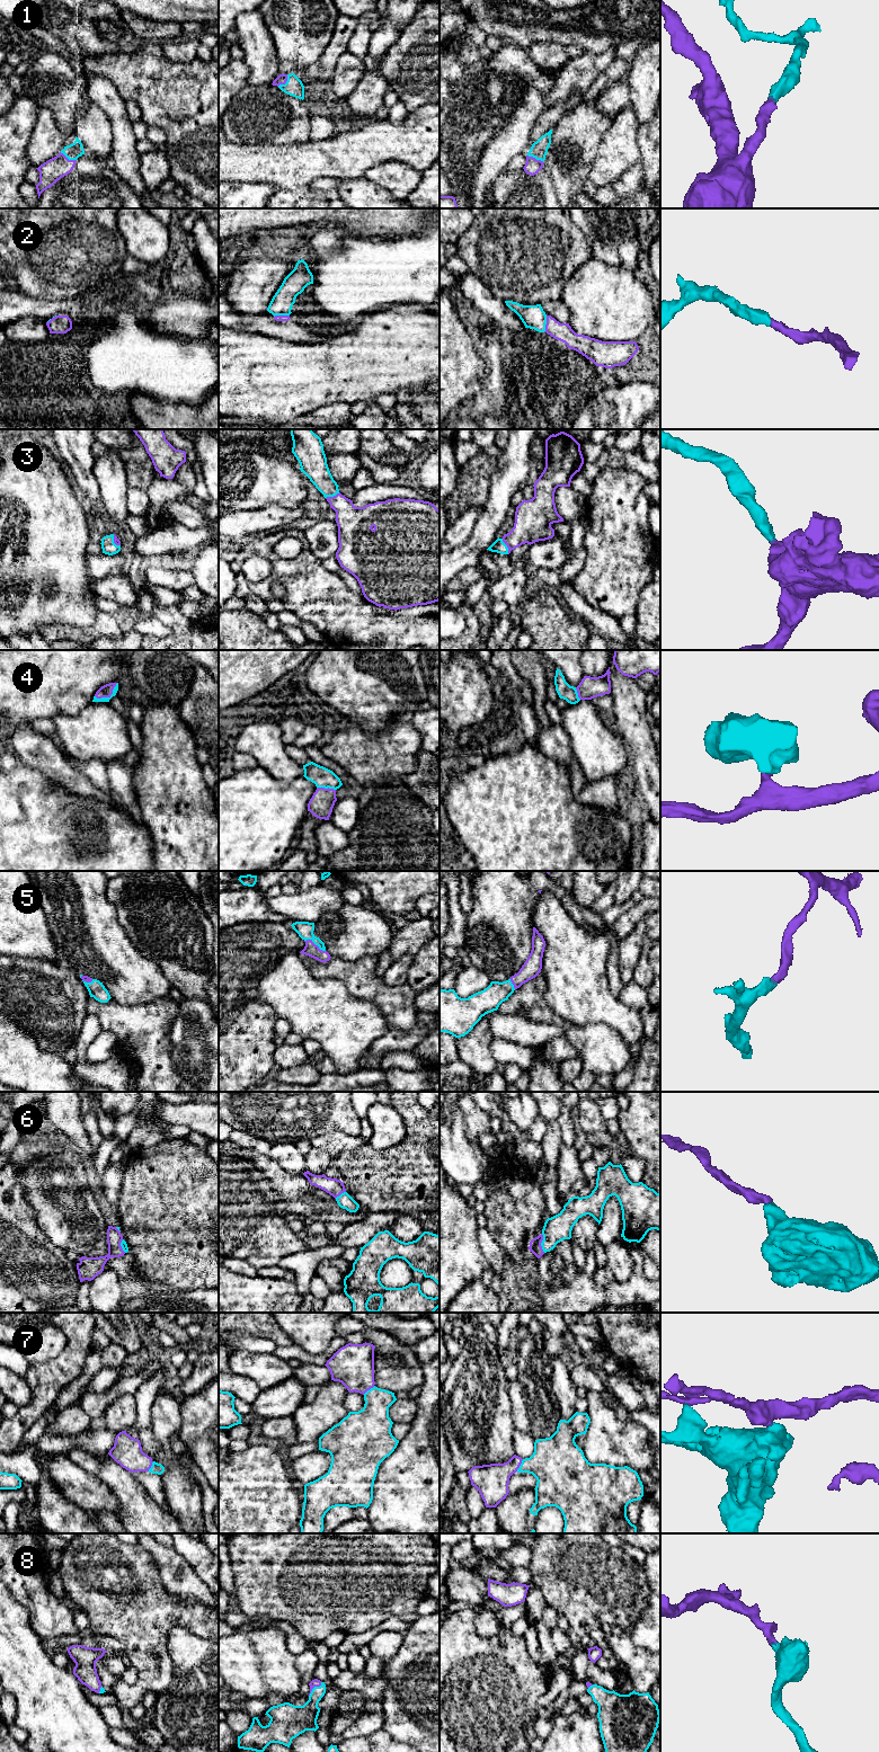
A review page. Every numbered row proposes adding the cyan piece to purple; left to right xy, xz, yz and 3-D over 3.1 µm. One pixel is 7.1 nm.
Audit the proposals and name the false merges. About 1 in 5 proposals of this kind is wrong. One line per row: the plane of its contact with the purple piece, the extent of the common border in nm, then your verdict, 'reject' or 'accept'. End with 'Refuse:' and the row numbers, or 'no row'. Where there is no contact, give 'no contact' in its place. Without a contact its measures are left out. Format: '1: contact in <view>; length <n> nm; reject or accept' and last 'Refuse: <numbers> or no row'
1: contact in yz; length 140 nm; accept
2: contact in yz; length 120 nm; accept
3: contact in yz; length 120 nm; accept
4: contact in xy; length 190 nm; accept
5: contact in xz; length 170 nm; accept
6: contact in yz; length 140 nm; accept
7: contact in yz; length 100 nm; accept
8: contact in xz; length 140 nm; accept
Refuse: no row

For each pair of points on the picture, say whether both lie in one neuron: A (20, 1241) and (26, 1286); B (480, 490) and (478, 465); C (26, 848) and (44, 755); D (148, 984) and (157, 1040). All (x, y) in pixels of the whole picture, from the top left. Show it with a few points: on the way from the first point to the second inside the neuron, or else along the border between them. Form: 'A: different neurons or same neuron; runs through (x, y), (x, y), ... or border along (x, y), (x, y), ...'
A: same neuron; runs through (20, 1252), (20, 1274)
B: same neuron; runs through (478, 485), (478, 471)
C: different neurons; border along (26, 766), (38, 770), (50, 781), (63, 786)
D: different neurons; border along (169, 996), (141, 1004), (125, 1005)

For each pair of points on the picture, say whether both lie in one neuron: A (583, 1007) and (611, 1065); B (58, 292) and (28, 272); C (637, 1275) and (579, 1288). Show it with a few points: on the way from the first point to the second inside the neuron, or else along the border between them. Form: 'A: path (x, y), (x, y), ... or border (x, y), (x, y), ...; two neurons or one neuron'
A: border (565, 1020), (579, 1025), (604, 1023), (616, 1031); two neurons
B: path (51, 285), (46, 284), (35, 273); one neuron
C: path (624, 1290), (621, 1294), (594, 1294); one neuron

